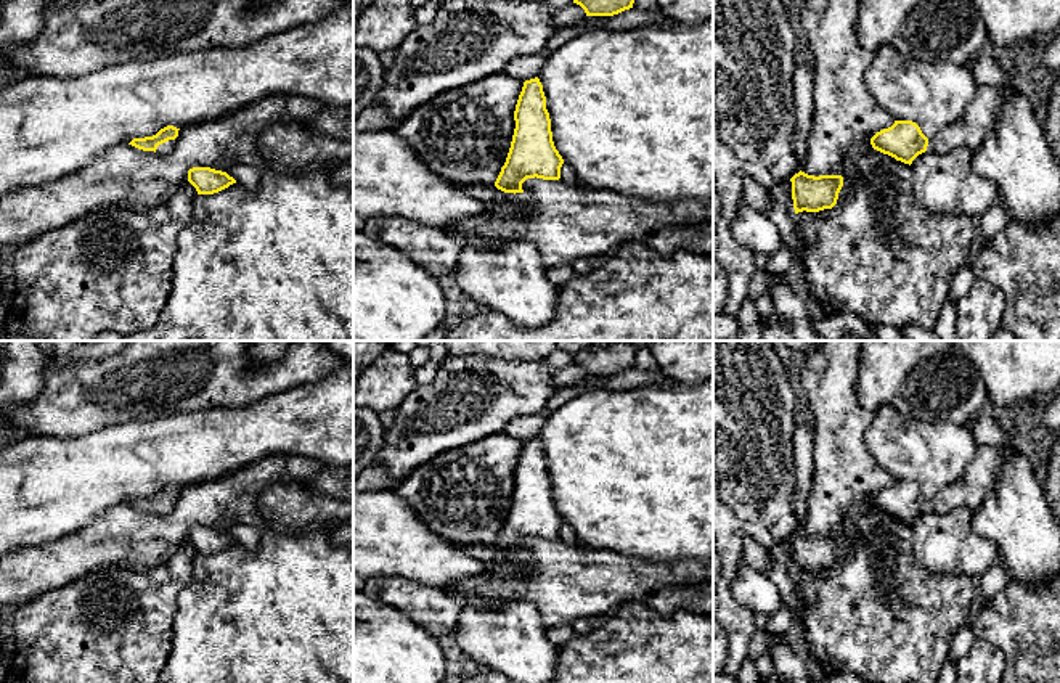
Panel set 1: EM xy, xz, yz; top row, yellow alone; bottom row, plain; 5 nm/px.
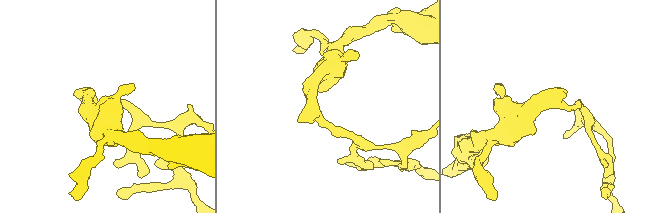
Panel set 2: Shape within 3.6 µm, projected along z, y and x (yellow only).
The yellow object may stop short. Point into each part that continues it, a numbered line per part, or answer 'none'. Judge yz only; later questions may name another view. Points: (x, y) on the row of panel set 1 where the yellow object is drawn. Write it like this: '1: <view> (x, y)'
1: yz (970, 130)

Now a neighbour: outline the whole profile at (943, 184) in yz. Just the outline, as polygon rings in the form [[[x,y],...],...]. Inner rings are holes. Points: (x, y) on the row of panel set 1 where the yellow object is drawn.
[[[967,146],[949,153],[922,153],[912,164],[915,199],[933,214],[981,217],[997,199],[993,182],[972,167]]]

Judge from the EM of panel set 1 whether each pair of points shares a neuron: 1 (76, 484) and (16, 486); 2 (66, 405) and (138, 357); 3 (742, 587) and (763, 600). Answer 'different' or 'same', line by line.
1: same
2: same
3: same

